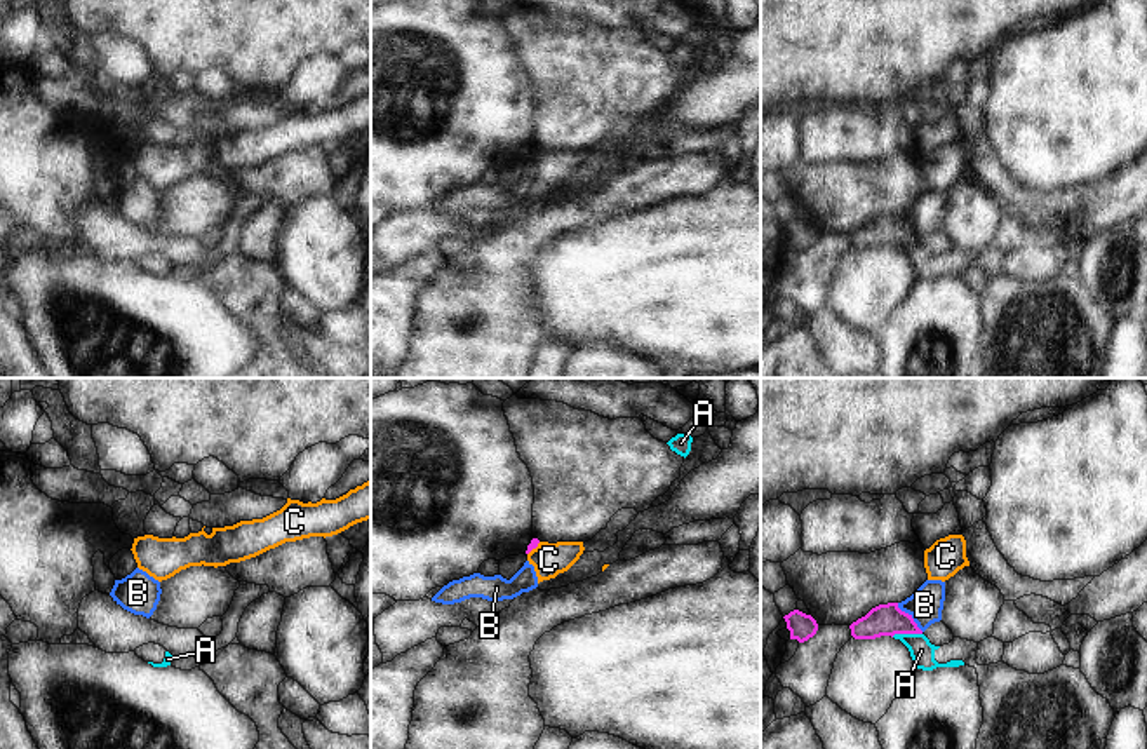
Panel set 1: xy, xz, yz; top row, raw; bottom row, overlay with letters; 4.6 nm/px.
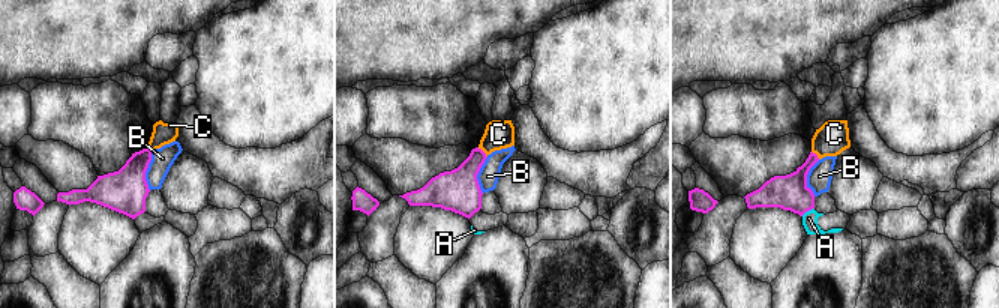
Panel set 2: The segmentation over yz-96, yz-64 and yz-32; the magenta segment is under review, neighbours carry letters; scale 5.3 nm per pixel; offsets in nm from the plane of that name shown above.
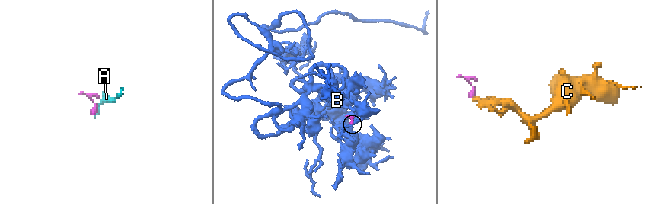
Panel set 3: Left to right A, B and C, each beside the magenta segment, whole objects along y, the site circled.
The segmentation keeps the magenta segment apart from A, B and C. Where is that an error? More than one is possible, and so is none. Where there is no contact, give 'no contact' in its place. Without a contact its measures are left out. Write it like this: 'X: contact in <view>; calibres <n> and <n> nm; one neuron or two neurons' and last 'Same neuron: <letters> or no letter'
A: contact in yz; calibres 140 and 110 nm; two neurons
B: contact in yz; calibres 140 and 160 nm; two neurons
C: contact in xz; calibres 40 and 160 nm; two neurons
Same neuron: no letter

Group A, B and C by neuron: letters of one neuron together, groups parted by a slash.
A / B / C

